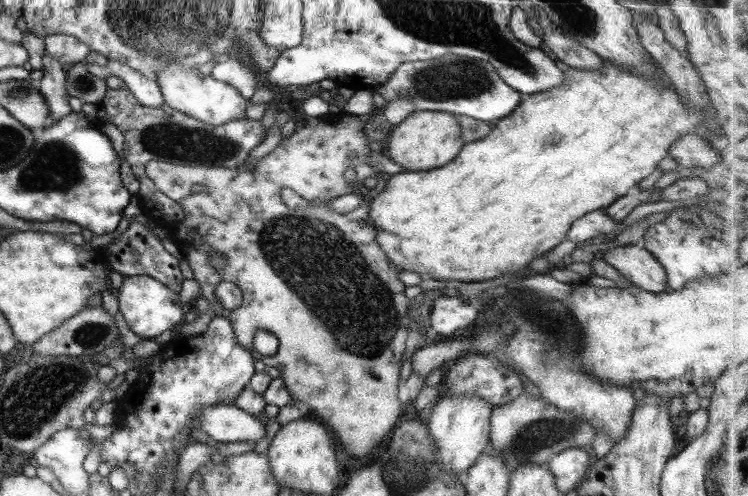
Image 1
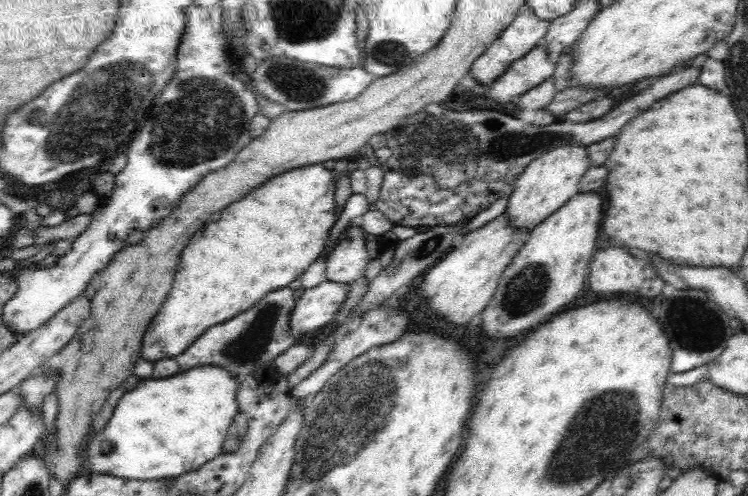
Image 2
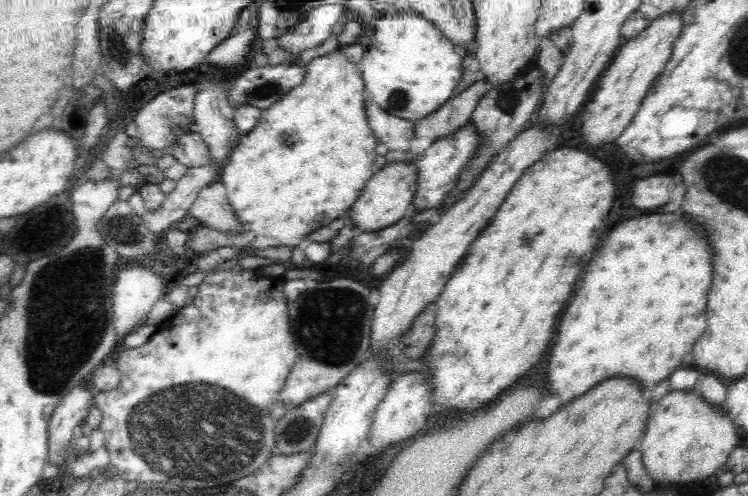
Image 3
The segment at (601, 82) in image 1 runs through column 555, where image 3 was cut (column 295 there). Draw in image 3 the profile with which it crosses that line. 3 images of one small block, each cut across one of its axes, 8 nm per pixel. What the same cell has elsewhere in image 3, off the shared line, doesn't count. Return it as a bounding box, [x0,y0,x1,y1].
[185,48,378,254]

